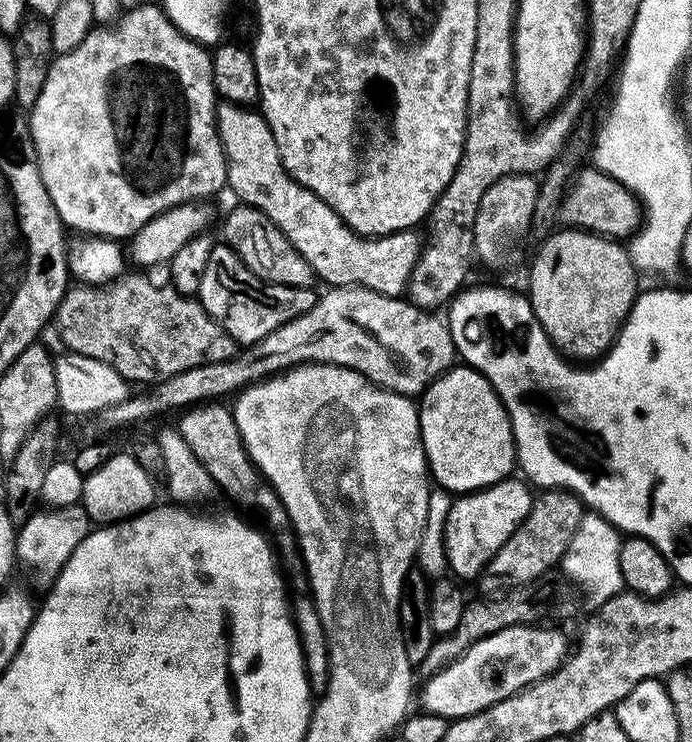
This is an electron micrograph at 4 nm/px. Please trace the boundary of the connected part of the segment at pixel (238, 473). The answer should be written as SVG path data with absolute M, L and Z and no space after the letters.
M201 402L189 407L183 415L178 423L178 431L182 438L186 438L186 446L190 446L202 466L216 464L213 485L221 493L225 493L228 488L252 488L252 471L256 469L256 463L248 457L242 434L238 430L235 411L229 405L227 408L224 402Z

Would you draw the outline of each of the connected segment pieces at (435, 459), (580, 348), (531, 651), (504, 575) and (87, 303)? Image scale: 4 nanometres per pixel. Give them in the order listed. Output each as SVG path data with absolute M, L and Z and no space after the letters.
M467 366L449 368L424 389L418 407L428 470L441 489L452 494L478 492L511 473L517 463L512 424L492 383L481 372Z
M567 226L556 230L552 235L542 241L539 241L540 249L536 252L536 257L532 260L532 269L528 272L528 289L526 295L532 304L532 313L538 318L538 322L542 326L542 330L552 339L552 345L565 357L571 358L576 362L592 362L604 355L608 351L609 346L616 341L616 336L620 333L620 327L624 324L624 320L630 314L632 303L636 301L638 295L638 287L636 288L636 276L638 277L638 269L632 265L632 259L628 253L627 247L619 239L610 236L600 236L597 232L586 232L583 228L570 228Z
M519 624L518 626L510 626L506 630L498 630L498 634L490 634L486 638L482 638L478 642L474 642L474 646L467 648L462 655L457 658L454 662L450 662L442 670L438 670L433 674L433 676L427 677L423 682L424 693L419 693L418 700L422 703L423 711L433 712L439 716L447 718L449 721L460 720L464 716L469 716L470 714L478 714L482 710L486 710L490 706L494 706L498 702L502 702L506 698L510 698L515 692L521 692L526 686L530 686L534 682L538 682L542 678L546 678L552 672L557 672L560 669L560 665L568 659L570 655L570 643L568 644L568 636L564 632L559 632L556 628L544 628L548 626L541 626L540 624Z
M548 490L537 495L530 506L530 514L526 514L518 530L506 538L506 546L494 554L486 571L479 577L478 585L484 591L481 593L503 594L549 575L553 571L551 568L561 563L585 513L584 501L567 490Z
M129 274L121 275L110 284L86 284L80 282L75 286L69 287L68 291L64 293L62 302L56 307L54 328L56 324L57 330L60 331L61 338L64 339L65 349L67 349L68 352L77 352L86 358L94 358L98 362L106 362L106 366L118 370L118 374L123 376L125 380L129 382L135 382L135 380L137 380L138 383L144 384L140 386L153 386L161 380L172 378L176 374L182 374L183 371L191 370L198 366L206 366L207 363L222 362L235 356L238 351L236 341L230 338L230 334L226 334L226 330L222 330L222 326L218 326L218 322L214 322L214 318L210 318L210 314L206 314L206 310L201 306L199 299L184 296L177 288L172 287L171 283L164 282L164 284L155 284L155 282L148 277L151 275L128 275Z

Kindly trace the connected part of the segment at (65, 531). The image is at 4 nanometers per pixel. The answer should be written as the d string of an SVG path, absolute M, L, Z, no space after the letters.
M82 504L36 510L17 529L16 557L21 566L23 564L30 572L30 576L36 585L44 586L44 588L51 587L51 584L69 560L70 554L85 540L91 529L92 521Z

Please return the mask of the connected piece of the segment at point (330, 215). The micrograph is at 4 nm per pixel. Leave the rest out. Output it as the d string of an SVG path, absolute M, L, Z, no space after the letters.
M242 104L216 105L216 133L220 135L220 145L226 158L227 187L232 188L235 198L241 204L249 204L251 208L262 210L270 222L274 222L286 234L286 238L310 262L317 277L325 280L325 285L364 286L377 291L380 295L403 297L408 287L408 279L420 257L422 236L419 231L392 232L389 236L361 236L352 229L339 214L322 198L318 198L309 188L303 188L295 178L282 166L282 158L278 154L278 142L274 142L274 134L270 134L270 126L259 111Z

